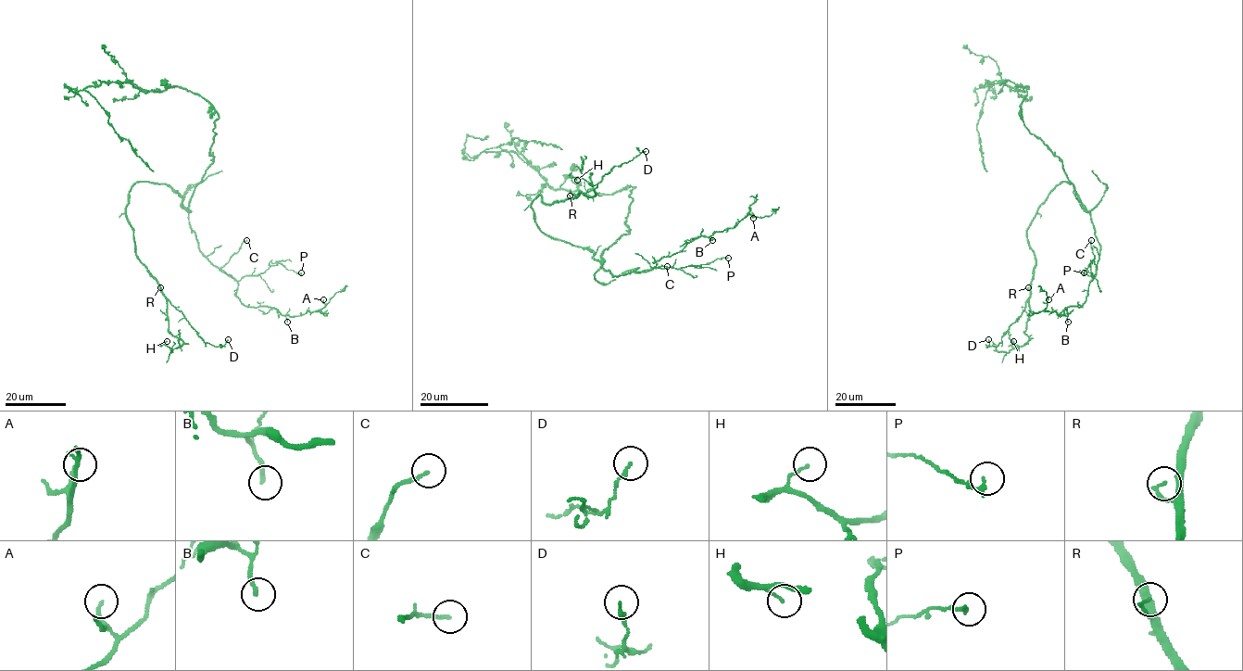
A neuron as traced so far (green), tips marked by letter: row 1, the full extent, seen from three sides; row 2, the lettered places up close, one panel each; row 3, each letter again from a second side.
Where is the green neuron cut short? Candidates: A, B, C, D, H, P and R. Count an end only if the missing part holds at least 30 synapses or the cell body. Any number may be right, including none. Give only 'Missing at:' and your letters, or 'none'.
Missing at: none

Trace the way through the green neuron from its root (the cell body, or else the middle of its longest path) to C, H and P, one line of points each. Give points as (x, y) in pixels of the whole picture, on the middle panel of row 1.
C: (620, 238), (602, 253), (602, 267), (613, 276), (667, 266)
H: (620, 238), (596, 260), (537, 226), (532, 204), (540, 194), (546, 204), (580, 192), (595, 195), (577, 180)
P: (620, 238), (602, 253), (602, 267), (613, 276), (655, 267), (708, 264), (728, 258)

